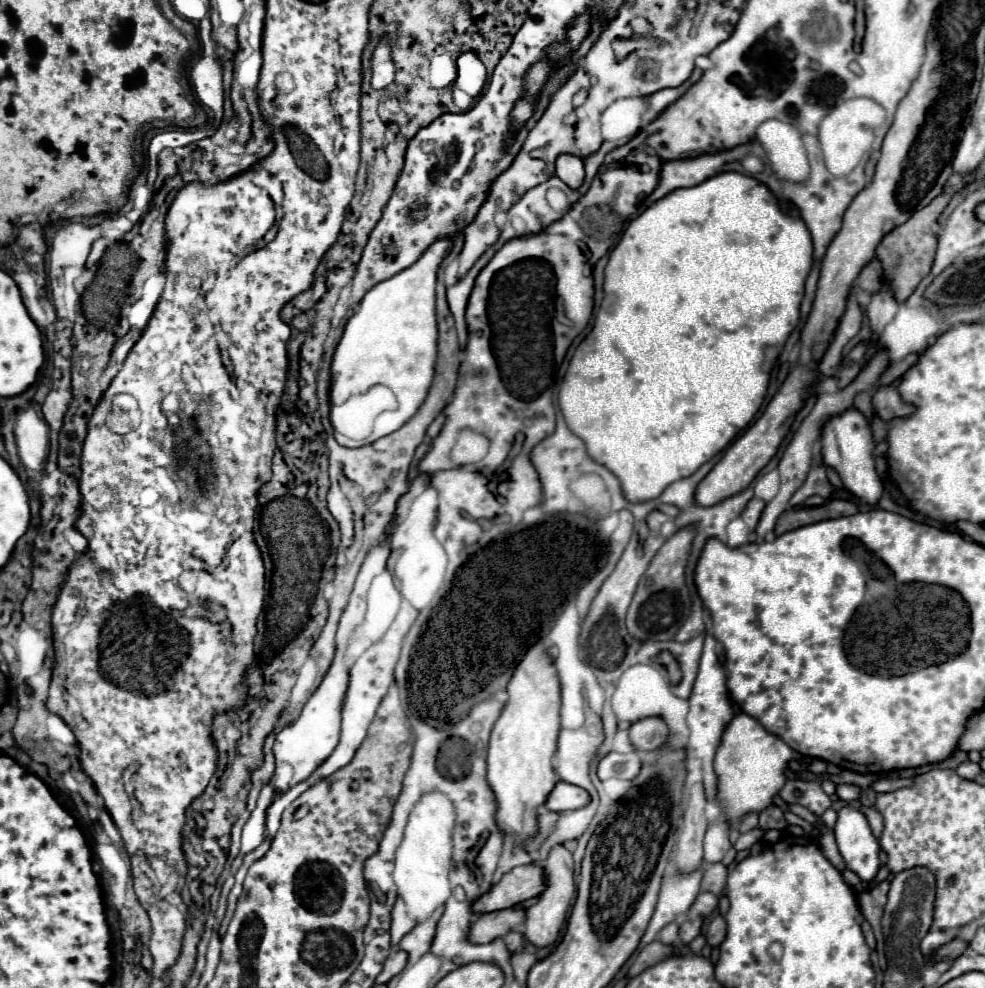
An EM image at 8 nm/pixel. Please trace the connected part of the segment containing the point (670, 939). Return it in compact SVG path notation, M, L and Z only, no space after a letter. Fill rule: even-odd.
M669 923L667 927L661 929L659 941L663 941L663 943L675 943L679 939L679 933L677 931L679 931L679 925L677 923Z

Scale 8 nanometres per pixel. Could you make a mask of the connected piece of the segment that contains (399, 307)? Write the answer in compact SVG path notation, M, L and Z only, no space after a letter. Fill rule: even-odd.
M447 239L435 241L417 263L367 291L347 321L331 365L331 399L349 397L343 403L331 401L331 425L339 445L355 449L391 435L423 403L437 359L437 269L449 249Z

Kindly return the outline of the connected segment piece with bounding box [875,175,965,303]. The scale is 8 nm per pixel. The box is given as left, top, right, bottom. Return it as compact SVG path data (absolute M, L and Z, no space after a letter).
M951 175L949 181L947 181L947 193L935 197L925 209L921 209L919 213L915 213L909 221L905 221L903 225L895 227L893 231L889 231L881 243L877 245L877 257L881 259L883 263L883 269L885 269L885 279L889 281L889 285L893 287L895 291L895 299L899 303L903 303L911 293L913 289L917 287L917 283L929 273L931 265L933 265L933 255L935 255L935 247L937 247L937 237L933 235L931 231L931 223L937 221L939 213L943 211L943 207L949 203L951 195L957 193L959 189L963 189L965 183L961 183L961 177L959 175Z

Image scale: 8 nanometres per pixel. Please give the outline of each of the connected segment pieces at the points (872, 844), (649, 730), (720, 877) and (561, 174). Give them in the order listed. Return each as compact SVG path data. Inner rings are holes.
M845 805L833 831L847 867L863 881L871 881L879 869L879 843L871 833L867 817L859 809Z
M647 717L643 721L635 721L629 727L629 739L637 751L653 751L661 747L667 737L669 729L659 717Z
M723 863L707 865L701 879L701 891L711 891L715 895L721 895L725 881L727 881L727 867Z
M559 155L557 161L555 161L555 175L567 183L569 187L577 189L581 183L583 183L583 177L585 177L585 171L583 171L583 159L581 157L575 157L575 155Z

